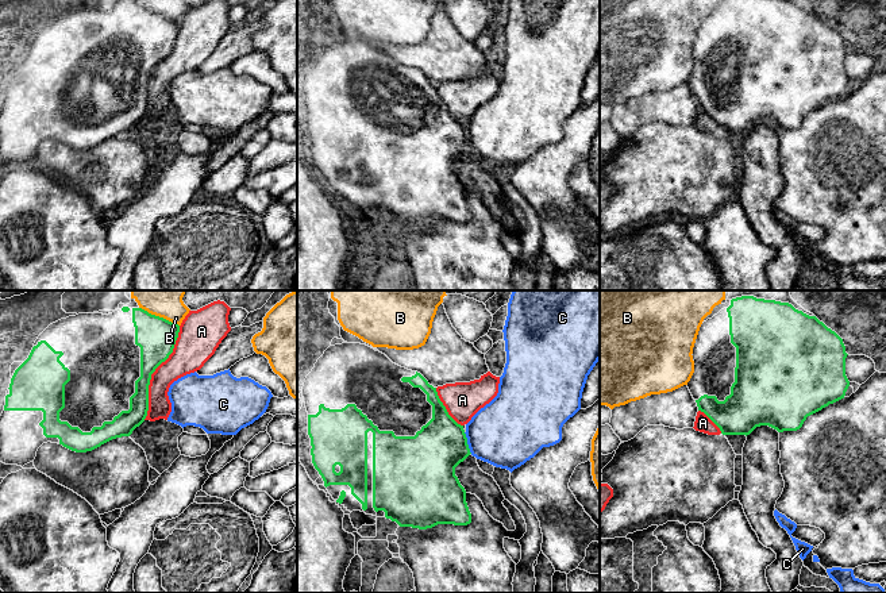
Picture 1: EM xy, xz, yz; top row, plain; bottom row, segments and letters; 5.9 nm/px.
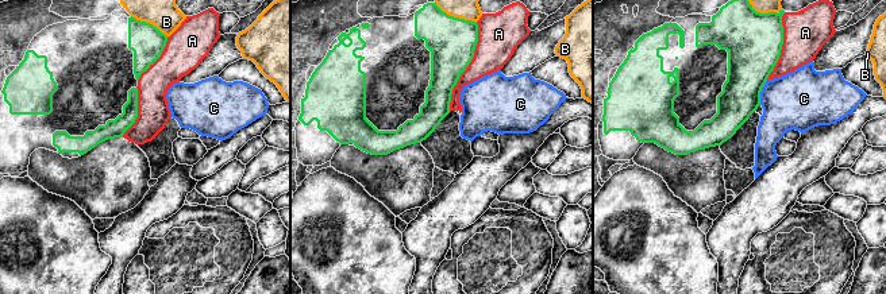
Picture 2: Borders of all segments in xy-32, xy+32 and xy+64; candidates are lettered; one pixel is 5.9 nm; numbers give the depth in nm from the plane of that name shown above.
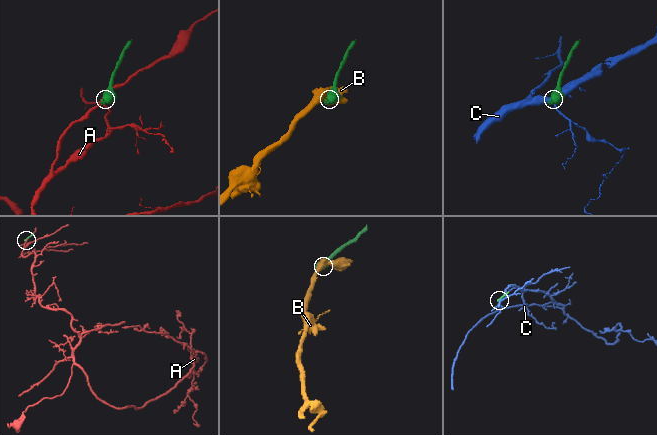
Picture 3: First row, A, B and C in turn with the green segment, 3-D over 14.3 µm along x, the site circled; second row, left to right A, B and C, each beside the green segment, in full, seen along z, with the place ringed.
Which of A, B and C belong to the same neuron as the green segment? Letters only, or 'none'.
none

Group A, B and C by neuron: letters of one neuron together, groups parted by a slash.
A / B / C

